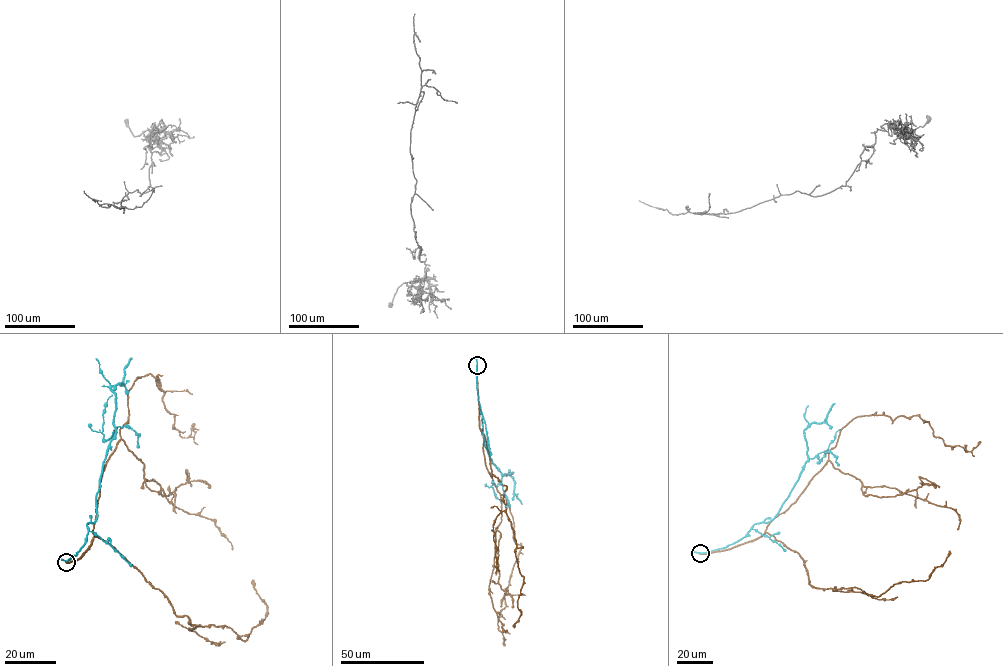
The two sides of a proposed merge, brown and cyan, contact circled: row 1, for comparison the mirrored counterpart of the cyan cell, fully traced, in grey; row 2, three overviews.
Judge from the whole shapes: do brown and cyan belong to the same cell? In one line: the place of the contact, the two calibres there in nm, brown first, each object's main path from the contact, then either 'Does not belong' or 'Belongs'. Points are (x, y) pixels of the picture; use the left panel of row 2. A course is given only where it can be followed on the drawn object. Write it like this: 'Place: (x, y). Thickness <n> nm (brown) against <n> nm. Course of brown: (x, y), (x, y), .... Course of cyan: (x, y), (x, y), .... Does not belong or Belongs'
Place: (66, 562). Thickness 400 nm (brown) against 320 nm. Course of brown: (66, 562), (92, 544), (105, 465), (137, 377), (159, 378), (182, 437), (192, 437), (194, 423). Course of cyan: (66, 562), (84, 545), (86, 525), (96, 517), (104, 459), (115, 435), (111, 388), (123, 384), (131, 358). Does not belong

